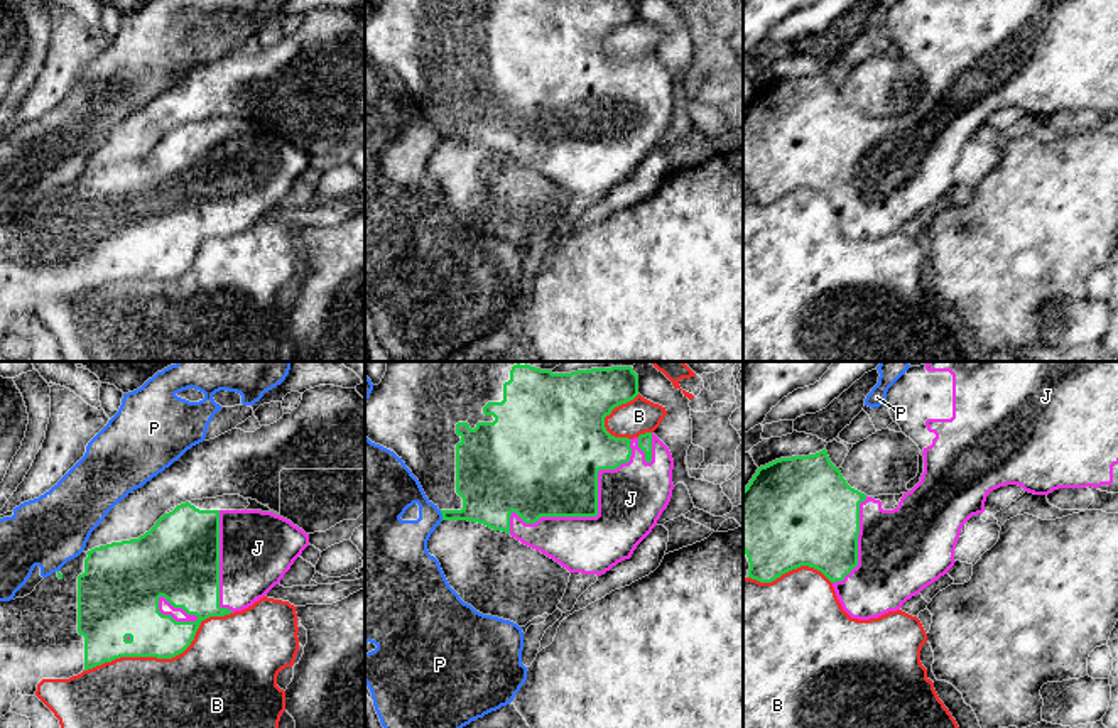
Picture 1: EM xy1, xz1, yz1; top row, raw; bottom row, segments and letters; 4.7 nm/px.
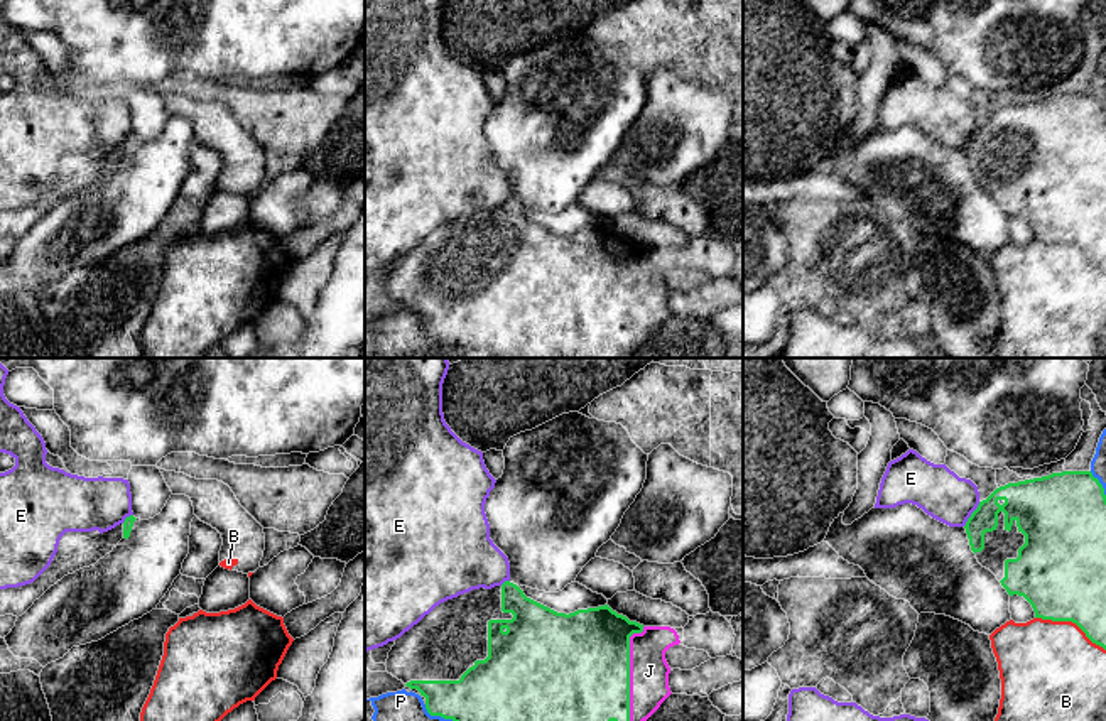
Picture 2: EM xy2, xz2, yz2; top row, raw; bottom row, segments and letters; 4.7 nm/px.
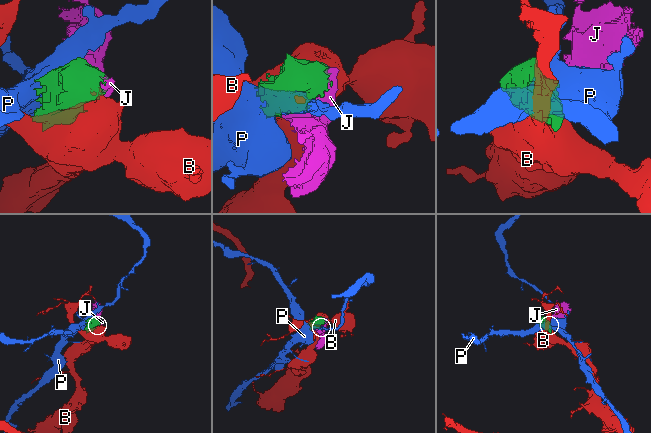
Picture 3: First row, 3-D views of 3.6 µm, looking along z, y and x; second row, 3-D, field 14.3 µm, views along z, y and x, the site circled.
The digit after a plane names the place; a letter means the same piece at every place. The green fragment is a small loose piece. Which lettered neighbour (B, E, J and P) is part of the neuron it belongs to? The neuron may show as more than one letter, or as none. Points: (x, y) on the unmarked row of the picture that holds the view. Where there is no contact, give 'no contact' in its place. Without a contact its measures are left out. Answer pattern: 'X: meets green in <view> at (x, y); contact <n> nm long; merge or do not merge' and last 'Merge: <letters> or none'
B: meets green in xy1 at (162, 279); contact 750 nm long; do not merge
E: meets green in yz2 at (971, 135); contact 150 nm long; do not merge
J: meets green in xz1 at (591, 137); contact 750 nm long; merge
P: meets green in xz2 at (458, 345); contact 360 nm long; do not merge
Merge: J

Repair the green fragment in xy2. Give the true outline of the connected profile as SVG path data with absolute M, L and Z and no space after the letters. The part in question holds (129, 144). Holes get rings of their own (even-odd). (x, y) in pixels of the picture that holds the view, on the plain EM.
M133 137L127 138L123 145L100 155L93 154L66 154L57 167L57 174L51 187L30 206L19 209L0 211L0 238L22 238L35 221L39 221L51 208L64 198L73 196L83 189L95 187L100 181L110 176L122 160L128 160Z

